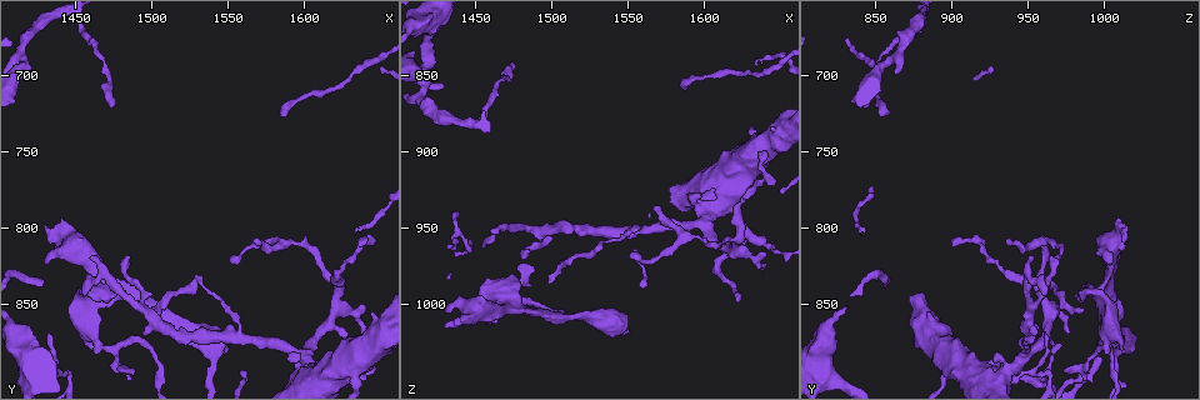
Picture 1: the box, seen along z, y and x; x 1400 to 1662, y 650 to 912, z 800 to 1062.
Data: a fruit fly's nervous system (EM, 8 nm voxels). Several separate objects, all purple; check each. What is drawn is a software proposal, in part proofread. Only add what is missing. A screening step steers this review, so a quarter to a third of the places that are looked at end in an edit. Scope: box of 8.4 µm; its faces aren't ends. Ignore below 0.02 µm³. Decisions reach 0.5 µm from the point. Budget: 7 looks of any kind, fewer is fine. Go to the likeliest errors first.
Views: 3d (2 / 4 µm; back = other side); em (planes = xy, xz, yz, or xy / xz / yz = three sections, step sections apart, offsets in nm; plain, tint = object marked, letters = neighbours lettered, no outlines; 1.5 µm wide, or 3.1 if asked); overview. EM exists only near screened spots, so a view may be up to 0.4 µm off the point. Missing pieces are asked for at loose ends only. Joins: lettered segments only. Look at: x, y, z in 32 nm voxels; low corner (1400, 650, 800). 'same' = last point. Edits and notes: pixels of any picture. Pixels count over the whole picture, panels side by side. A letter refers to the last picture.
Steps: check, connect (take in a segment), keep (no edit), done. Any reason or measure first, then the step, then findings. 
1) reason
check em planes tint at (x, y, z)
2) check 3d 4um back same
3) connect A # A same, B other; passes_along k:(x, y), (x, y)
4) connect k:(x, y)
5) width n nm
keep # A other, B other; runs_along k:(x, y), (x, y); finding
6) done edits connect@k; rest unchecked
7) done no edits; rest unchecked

branch stops here
check 3d 2um at (1638, 868, 978)

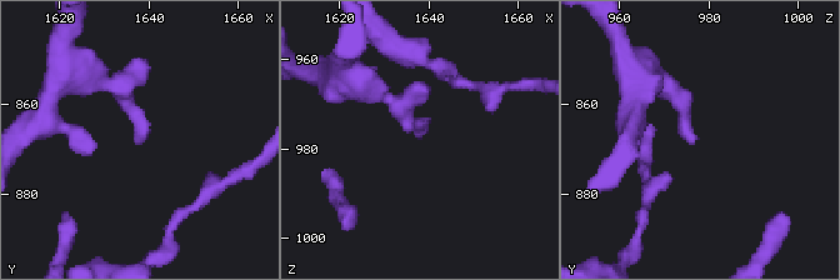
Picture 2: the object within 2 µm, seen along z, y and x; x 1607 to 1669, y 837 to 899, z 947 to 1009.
check em planes letters at (1638, 868, 977)

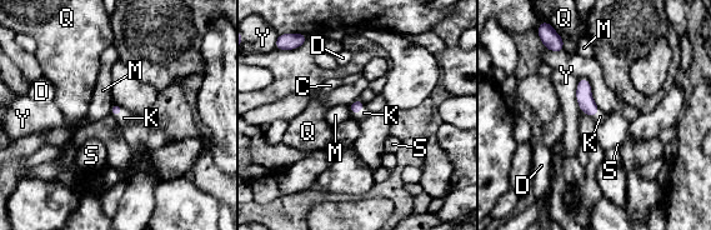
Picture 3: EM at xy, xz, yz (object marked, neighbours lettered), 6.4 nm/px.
connect K # C other, D other, K same, M other, Q other, S other, Y other; passes_along 3:(356, 106), (359, 111), (364, 113); it goes on there

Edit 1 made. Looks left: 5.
check overview

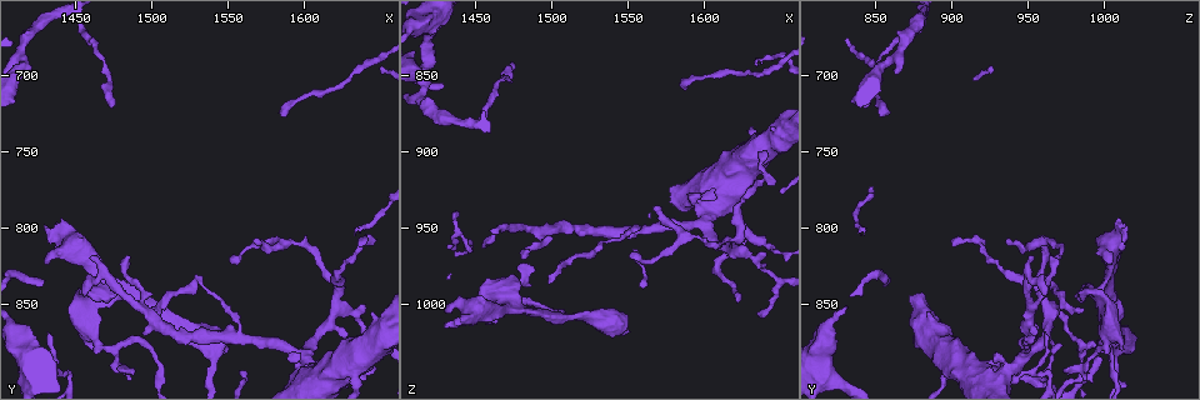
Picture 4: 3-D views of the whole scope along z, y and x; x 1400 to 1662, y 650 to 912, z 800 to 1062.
tapers out
check 3d 4um at (1552, 822, 968)

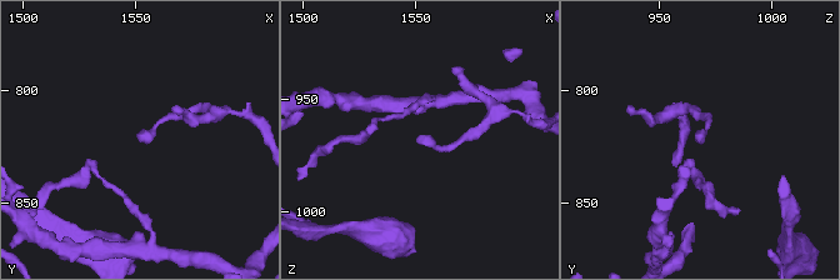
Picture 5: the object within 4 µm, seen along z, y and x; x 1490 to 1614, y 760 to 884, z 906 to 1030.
now the EM
check em xz step 4 tint at (1551, 821, 968)

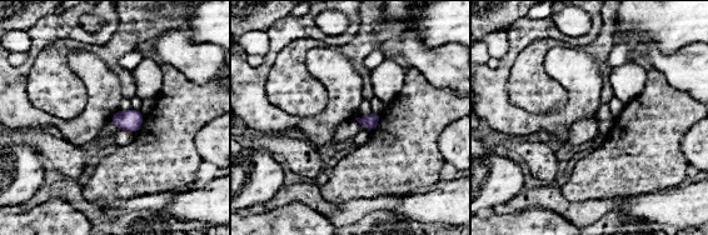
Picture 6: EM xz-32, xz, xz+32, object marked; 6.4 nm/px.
check em planes letters same

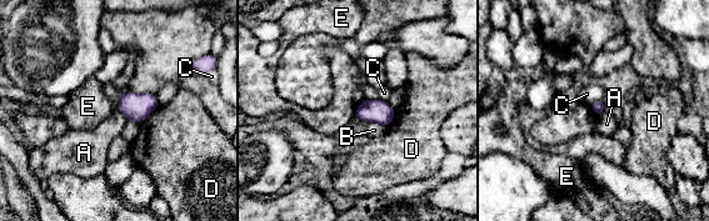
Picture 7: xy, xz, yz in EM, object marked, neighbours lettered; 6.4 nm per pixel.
keep # A other, B other, C other, D other, E other; border 7:(364, 99), (354, 116); no lettered segment goes on from it

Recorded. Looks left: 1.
thin end
check em planes letters at (1474, 720, 840)

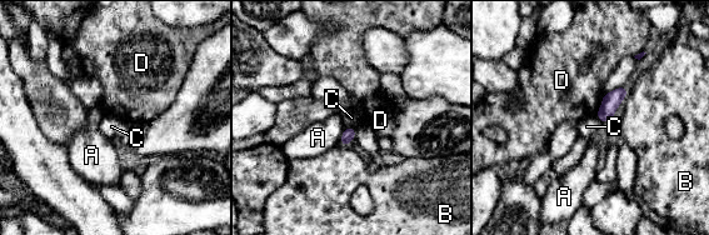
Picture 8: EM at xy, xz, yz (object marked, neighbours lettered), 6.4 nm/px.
width 80 nm
keep # A other, B other, C other, D other; border 8:(345, 126), (355, 129); no lettered segment goes on from it

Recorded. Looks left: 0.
done edits connect@3; rest unchecked

